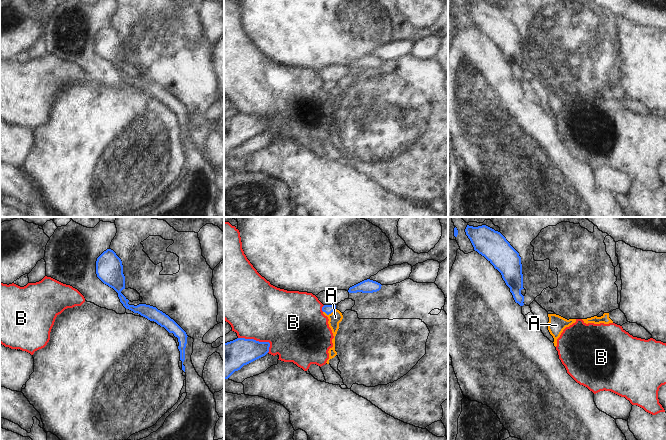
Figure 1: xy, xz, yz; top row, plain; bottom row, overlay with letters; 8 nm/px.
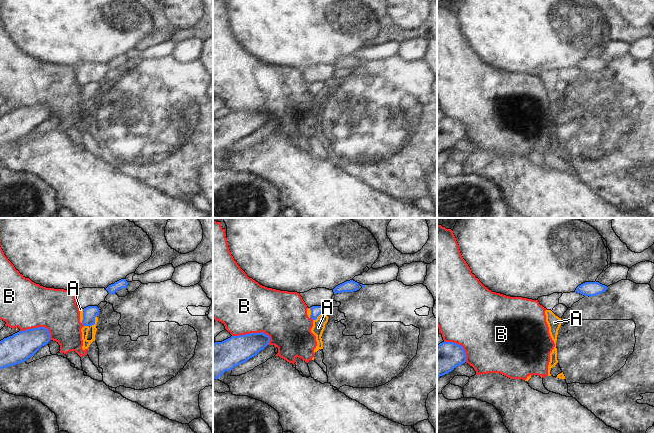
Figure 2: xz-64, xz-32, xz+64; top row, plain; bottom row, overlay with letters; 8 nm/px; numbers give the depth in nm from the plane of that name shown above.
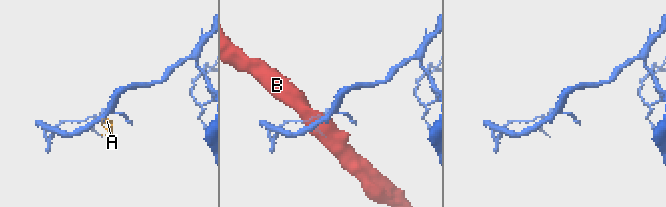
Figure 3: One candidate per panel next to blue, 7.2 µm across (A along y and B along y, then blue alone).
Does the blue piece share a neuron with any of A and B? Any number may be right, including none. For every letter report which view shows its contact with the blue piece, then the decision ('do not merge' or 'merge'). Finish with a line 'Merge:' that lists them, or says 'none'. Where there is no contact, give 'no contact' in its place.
A: meets blue in xz; do not merge
B: meets blue in xz; do not merge
Merge: none

